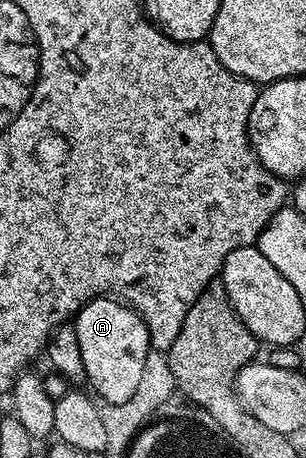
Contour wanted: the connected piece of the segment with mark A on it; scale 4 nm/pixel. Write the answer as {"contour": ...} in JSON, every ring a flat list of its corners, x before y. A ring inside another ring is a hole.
{"contour":[[102,296,82,306,75,325,79,352,83,352,85,376,88,385,93,385,92,393,102,403,124,405,134,395,142,378,143,364,151,351,147,324,133,307,112,296]]}

